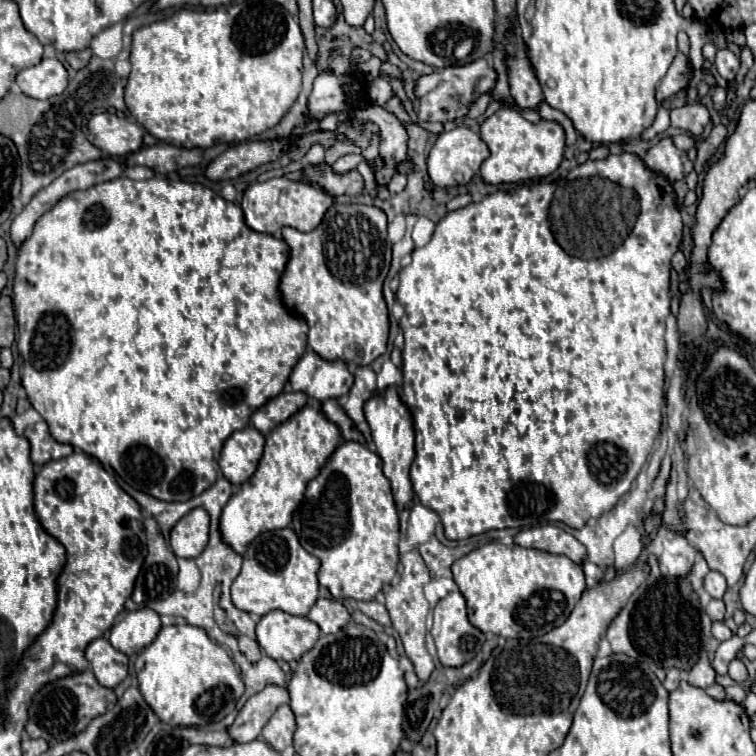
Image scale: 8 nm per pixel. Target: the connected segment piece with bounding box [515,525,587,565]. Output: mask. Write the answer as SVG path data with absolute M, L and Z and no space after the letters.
M543 525L543 527L519 531L515 535L515 543L521 547L541 549L553 555L565 555L577 565L581 565L587 559L585 545L555 525Z

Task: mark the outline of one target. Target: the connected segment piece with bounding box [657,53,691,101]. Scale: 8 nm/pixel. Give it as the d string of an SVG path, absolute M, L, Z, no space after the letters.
M677 53L667 75L661 79L661 83L657 87L657 101L665 101L667 97L685 89L689 83L689 77L691 77L691 65L683 53Z

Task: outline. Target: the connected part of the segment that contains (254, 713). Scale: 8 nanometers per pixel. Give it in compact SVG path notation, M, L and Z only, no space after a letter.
M269 685L261 693L247 699L239 711L233 725L227 729L233 743L247 743L261 735L261 729L271 719L275 709L283 703L289 703L289 693L285 687Z

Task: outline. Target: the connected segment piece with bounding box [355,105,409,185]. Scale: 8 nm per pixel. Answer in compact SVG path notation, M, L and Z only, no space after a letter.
M365 105L363 109L355 111L355 117L369 119L375 125L379 125L381 131L379 155L385 159L385 169L377 173L377 183L387 185L395 175L395 165L401 163L407 155L407 141L409 141L407 129L393 113L385 111L379 105Z

